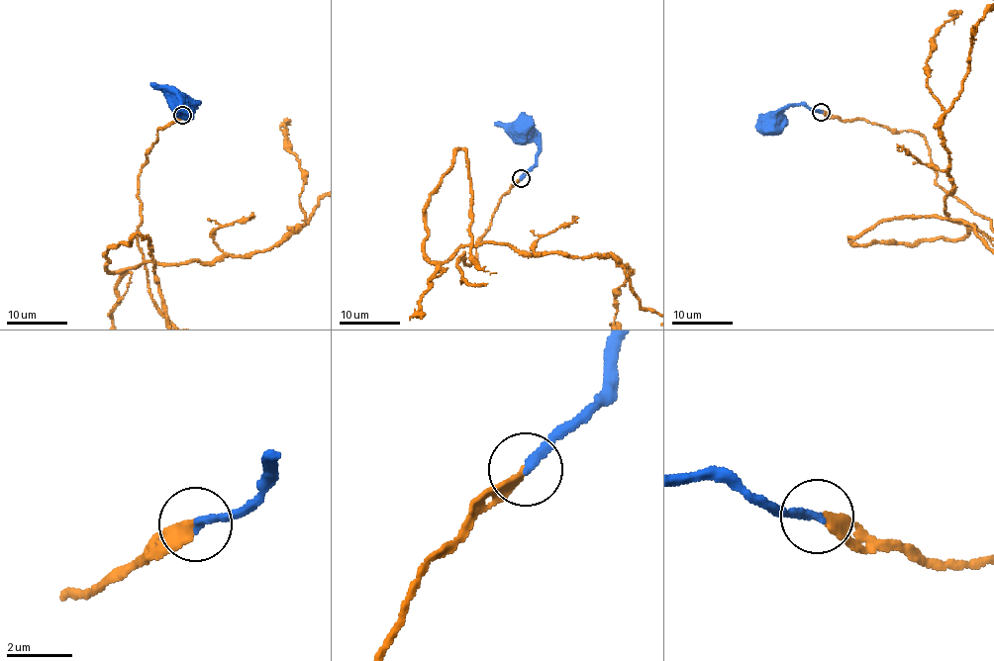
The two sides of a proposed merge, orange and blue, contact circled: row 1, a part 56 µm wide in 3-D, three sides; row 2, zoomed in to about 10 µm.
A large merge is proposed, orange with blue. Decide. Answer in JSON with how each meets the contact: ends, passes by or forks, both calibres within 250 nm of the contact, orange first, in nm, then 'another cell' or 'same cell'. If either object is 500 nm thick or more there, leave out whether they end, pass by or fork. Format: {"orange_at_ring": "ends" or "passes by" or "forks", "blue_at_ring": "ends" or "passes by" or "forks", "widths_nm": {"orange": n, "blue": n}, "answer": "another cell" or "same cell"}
{"orange_at_ring": "ends", "blue_at_ring": "ends", "widths_nm": {"orange": 280, "blue": 280}, "answer": "same cell"}

